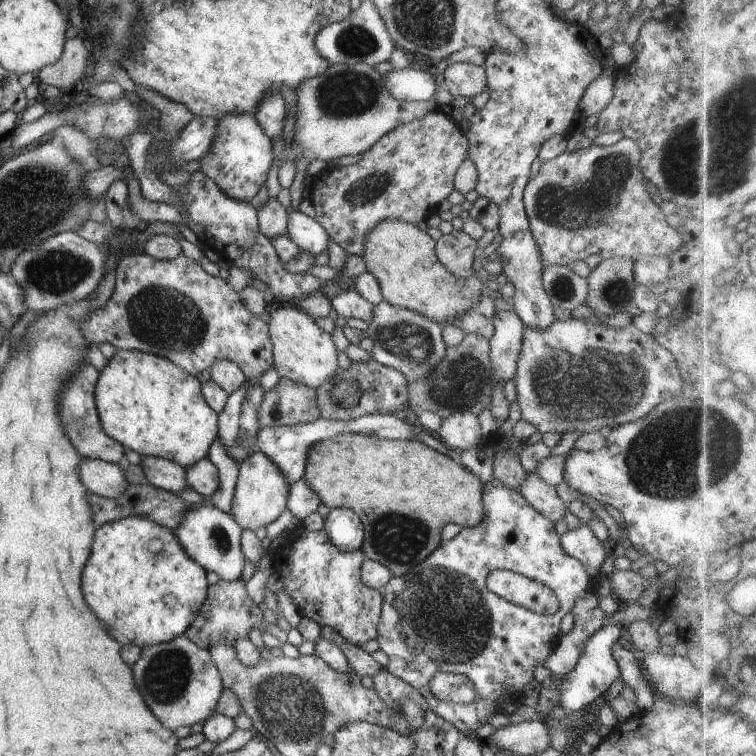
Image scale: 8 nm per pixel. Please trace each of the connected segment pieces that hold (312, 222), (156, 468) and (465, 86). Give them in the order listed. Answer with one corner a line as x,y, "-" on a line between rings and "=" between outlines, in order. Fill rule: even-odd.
292,207
287,208
286,212
288,212
288,232
286,235
292,242
302,251
308,250
317,256
327,255
331,236
329,232
324,230
324,226
315,218
310,218
=
156,456
141,457
140,468
146,476
146,483
175,495
188,488
186,468
180,464
=
454,63
444,73
444,87
452,96
472,98
487,89
486,70
472,63

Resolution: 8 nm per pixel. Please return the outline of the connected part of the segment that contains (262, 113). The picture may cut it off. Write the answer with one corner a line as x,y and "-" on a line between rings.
276,90
266,92
253,115
268,138
276,140
278,136
282,136
284,120
286,120
286,106
280,92

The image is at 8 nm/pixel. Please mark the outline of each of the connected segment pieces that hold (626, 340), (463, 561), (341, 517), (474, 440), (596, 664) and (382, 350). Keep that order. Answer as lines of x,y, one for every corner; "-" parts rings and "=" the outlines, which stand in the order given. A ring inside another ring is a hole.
568,317
564,321
554,320
550,326
546,329
530,328
530,326
524,326
524,338
522,338
522,344
520,346
520,354
518,354
518,362
516,362
515,372
515,385
517,391
517,401
521,406
521,418
524,418
526,422
530,422
536,430
546,434
547,432
554,433
558,438
571,439
581,434
591,433
607,428
611,431
613,428
618,428
623,424
629,422
636,422
644,416
648,416
657,404
664,402
664,400
670,400
681,396
682,387
684,387
685,380
682,373
676,364
676,359
671,352
668,352
663,346
660,346
652,335
640,332
634,323
629,326
622,327
621,330
611,325
604,326
604,324
596,324
596,322
587,322
586,320
578,320
573,317
=
492,477
492,480
488,480
484,486
484,496
482,496
482,506
484,506
484,520
480,522
480,524
476,524
474,526
468,526
468,528
462,528
452,540
448,540
448,542
441,542
440,546
429,554
420,564
417,564
408,574
404,576
394,578
392,577
388,584
386,584
382,593
382,606
381,606
381,615
378,623
378,634
376,634
376,640
378,640
378,644
382,652
386,654
389,658
388,666
386,670
395,676
396,678
400,678
400,680
404,680
408,684
412,685
412,688
415,688
422,696
425,696
427,700
427,707
431,708
440,718
448,721
448,724
453,724
456,726
456,730
460,730
462,734
466,736
475,737
476,730
482,726
482,724
488,724
488,719
492,714
496,714
498,712
504,713
502,710
502,706
500,706
500,702
502,700
510,700
510,702
514,702
516,706
522,705
522,696
524,693
524,687
534,681
534,670
538,665
544,666
544,660
548,658
553,652
554,649
558,646
559,641
561,640
561,632
560,632
560,621
568,612
571,612
574,604
576,604
576,600
582,596
582,594
586,594
588,590
594,591
594,584
596,583
596,579
592,578
590,574
588,574
588,570
582,562
578,562
574,557
566,554
566,550
562,548
561,538
558,533
556,533
555,524
548,518
547,516
542,516
539,512
536,512
535,508
532,508
531,504
528,504
528,501
521,495
516,492
516,490
510,490
510,488
506,488
500,480
496,480
496,478
-
504,569
507,571
512,571
518,574
522,574
522,576
526,576
526,578
530,578
532,580
540,581
544,585
551,587
559,600
559,609
556,611
556,614
552,616
544,616
541,614
536,614
536,612
530,612
527,608
522,608
521,606
516,606
512,604
512,602
508,602
503,598
500,598
497,594
490,592
487,588
486,579
490,576
490,572
494,572
494,570
-
438,672
446,672
446,673
456,673
461,675
466,675
474,684
474,688
476,689
476,694
480,697
480,703
476,708
473,704
448,704
448,702
440,702
432,692
430,692
430,680
438,674
=
333,508
324,520
324,530
331,544
342,552
356,552
364,542
364,528
358,515
347,508
=
456,412
454,416
444,418
434,435
449,448
461,451
484,441
478,415
472,412
=
618,625
603,626
596,634
590,636
590,640
586,642
584,646
584,652
576,664
574,670
570,670
566,676
551,676
544,682
548,681
560,694
558,702
560,706
567,712
572,714
582,715
590,710
590,704
596,700
596,698
606,694
611,684
619,678
619,668
616,660
612,656
612,646
620,640
618,636
622,634
622,626
618,628
=
379,302
374,307
372,320
362,327
366,337
373,340
370,355
381,365
401,372
408,382
424,380
436,365
446,356
446,345
442,336
442,325
420,312
392,306
389,302

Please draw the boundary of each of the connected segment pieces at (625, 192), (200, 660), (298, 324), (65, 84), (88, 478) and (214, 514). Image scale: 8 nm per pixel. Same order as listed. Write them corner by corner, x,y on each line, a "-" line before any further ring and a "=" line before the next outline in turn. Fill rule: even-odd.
624,137
608,147
592,143
575,152
564,151
550,162
541,164
538,174
528,181
524,189
523,202
532,236
540,248
542,266
568,265
584,261
590,254
598,254
606,260
614,257
638,259
644,256
668,256
683,245
678,229
666,222
664,212
648,193
647,180
642,176
639,160
639,144
=
184,635
164,644
144,646
142,656
132,670
148,708
170,730
176,730
178,726
190,728
194,724
206,722
216,713
216,705
225,689
210,653
198,648
=
274,306
269,314
268,336
272,342
273,369
281,377
317,389
328,380
328,376
334,376
340,370
338,348
332,340
332,333
324,332
311,316
304,314
299,307
=
81,38
67,39
62,56
54,64
43,66
38,71
38,80
64,90
79,87
82,80
90,76
91,60
92,52
86,49
=
85,457
80,464
80,478
82,484
88,488
88,492
106,498
120,496
129,485
126,472
119,464
=
204,498
200,504
188,505
188,512
178,528
173,528
180,546
186,556
192,558
207,571
218,574
220,579
235,581
241,577
244,570
245,556
241,550
242,529
230,513
219,509
210,498

